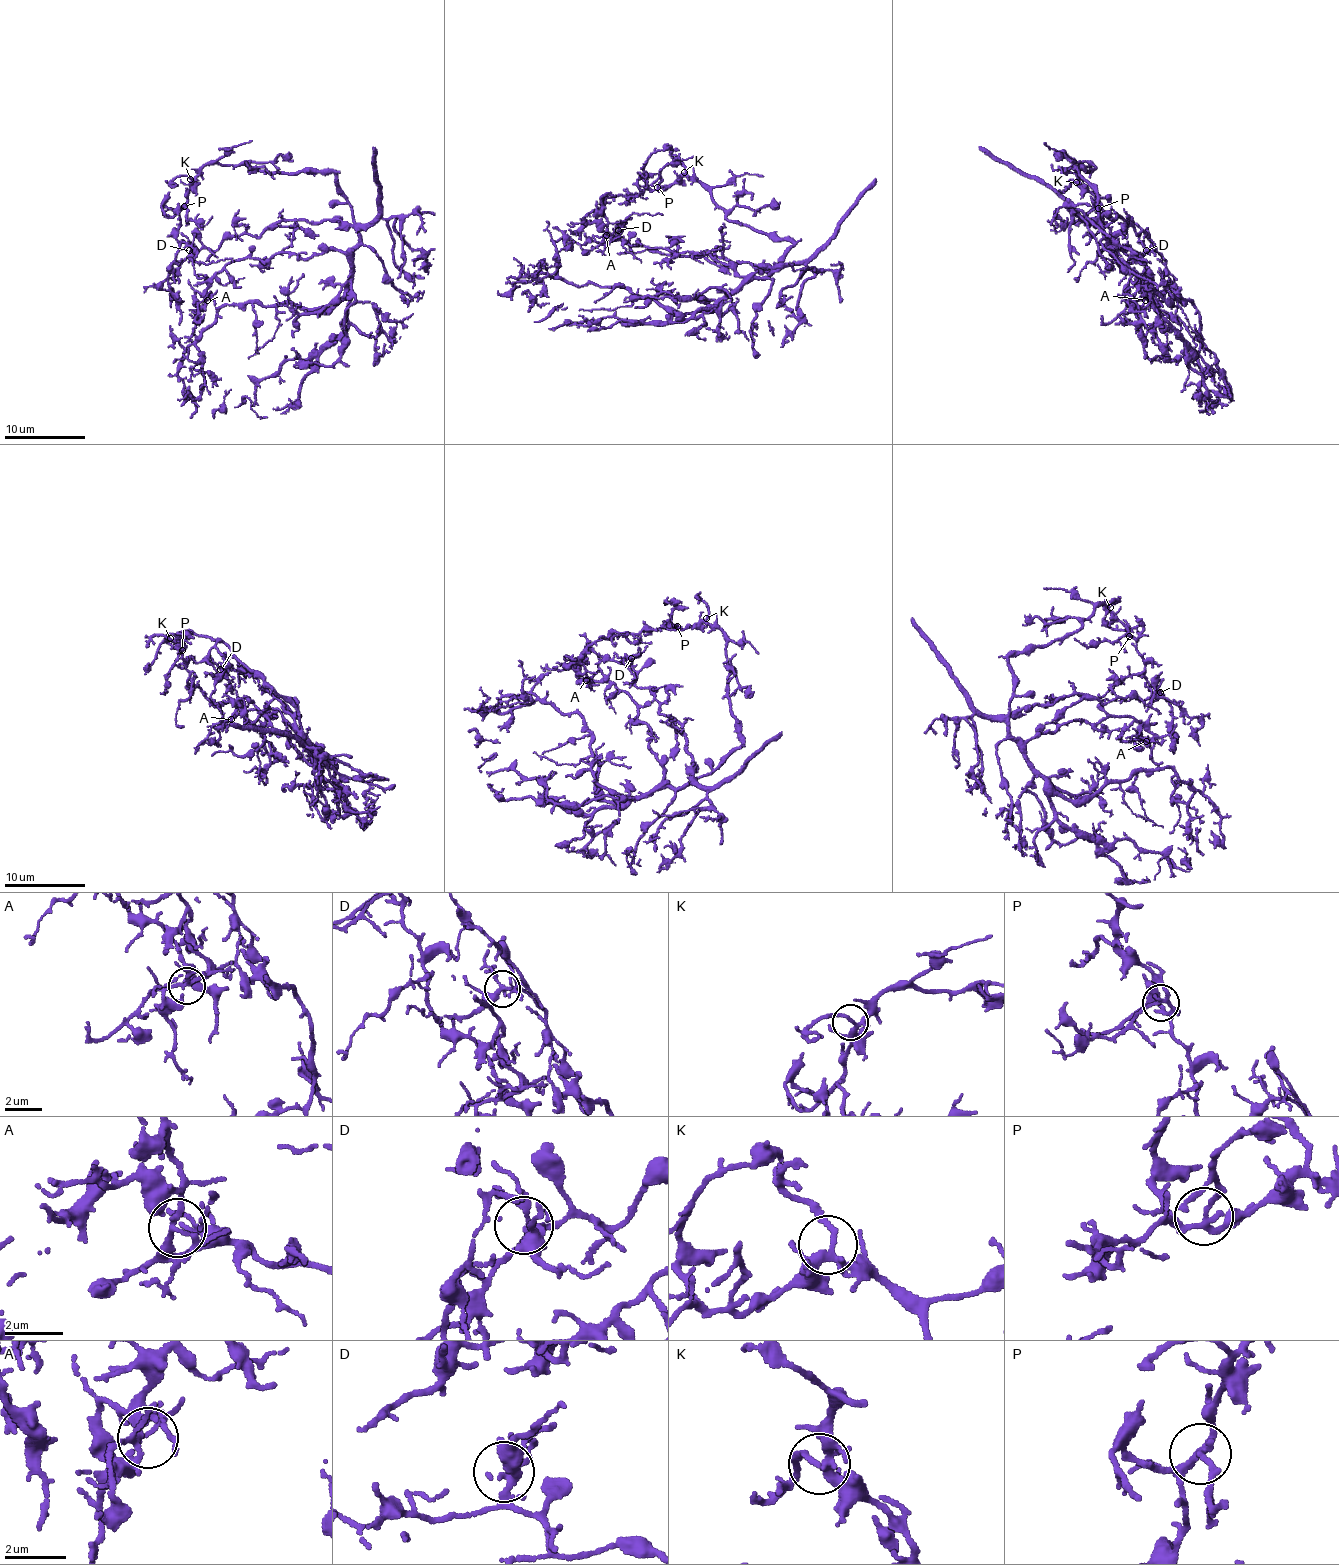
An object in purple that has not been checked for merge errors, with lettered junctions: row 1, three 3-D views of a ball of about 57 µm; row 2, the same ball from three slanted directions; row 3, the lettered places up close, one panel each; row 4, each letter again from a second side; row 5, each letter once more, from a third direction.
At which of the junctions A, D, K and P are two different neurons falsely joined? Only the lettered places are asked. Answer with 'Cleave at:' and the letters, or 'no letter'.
Cleave at: no letter

